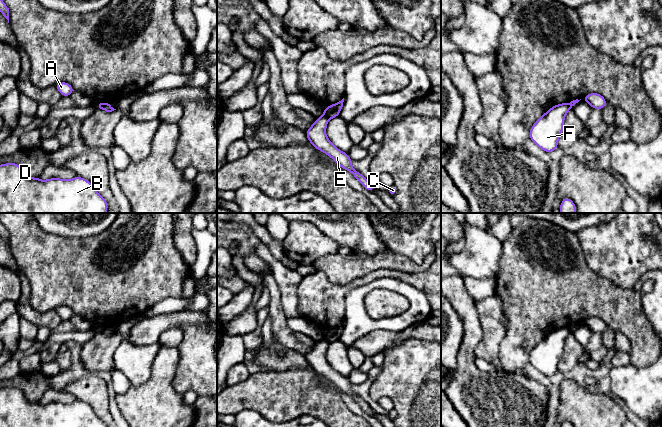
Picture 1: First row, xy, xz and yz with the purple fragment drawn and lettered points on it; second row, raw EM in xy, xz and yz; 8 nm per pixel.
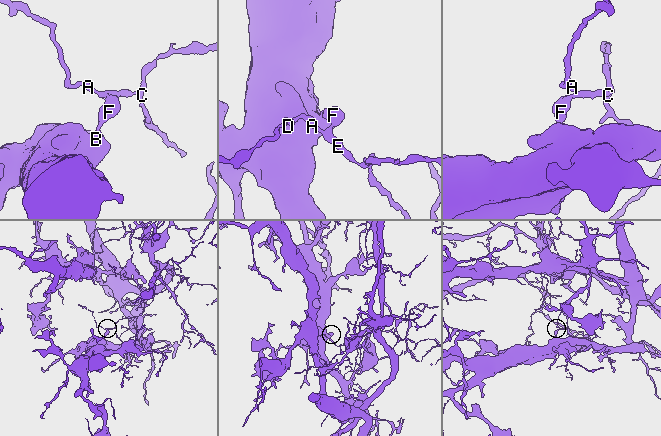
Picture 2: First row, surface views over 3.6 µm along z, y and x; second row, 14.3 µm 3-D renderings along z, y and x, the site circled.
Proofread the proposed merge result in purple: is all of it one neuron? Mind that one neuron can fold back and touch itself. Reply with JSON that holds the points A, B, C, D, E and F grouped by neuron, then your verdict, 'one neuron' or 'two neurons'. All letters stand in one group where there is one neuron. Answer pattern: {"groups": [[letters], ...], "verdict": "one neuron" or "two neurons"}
{"groups": [["A", "C", "E"], ["B", "D", "F"]], "verdict": "two neurons"}

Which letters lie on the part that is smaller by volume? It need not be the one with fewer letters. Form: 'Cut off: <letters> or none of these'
Cut off: A, C, E

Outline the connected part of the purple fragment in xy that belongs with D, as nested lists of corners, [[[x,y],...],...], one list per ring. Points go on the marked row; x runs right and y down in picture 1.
[[[16,163],[0,165],[0,213],[106,213],[107,209],[107,201],[84,178],[76,176],[71,180],[51,178],[42,181],[38,177],[30,178]]]

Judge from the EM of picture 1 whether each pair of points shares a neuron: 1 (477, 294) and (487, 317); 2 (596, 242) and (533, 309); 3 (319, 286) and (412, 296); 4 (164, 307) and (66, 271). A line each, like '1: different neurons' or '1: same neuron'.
1: different neurons
2: different neurons
3: different neurons
4: different neurons

